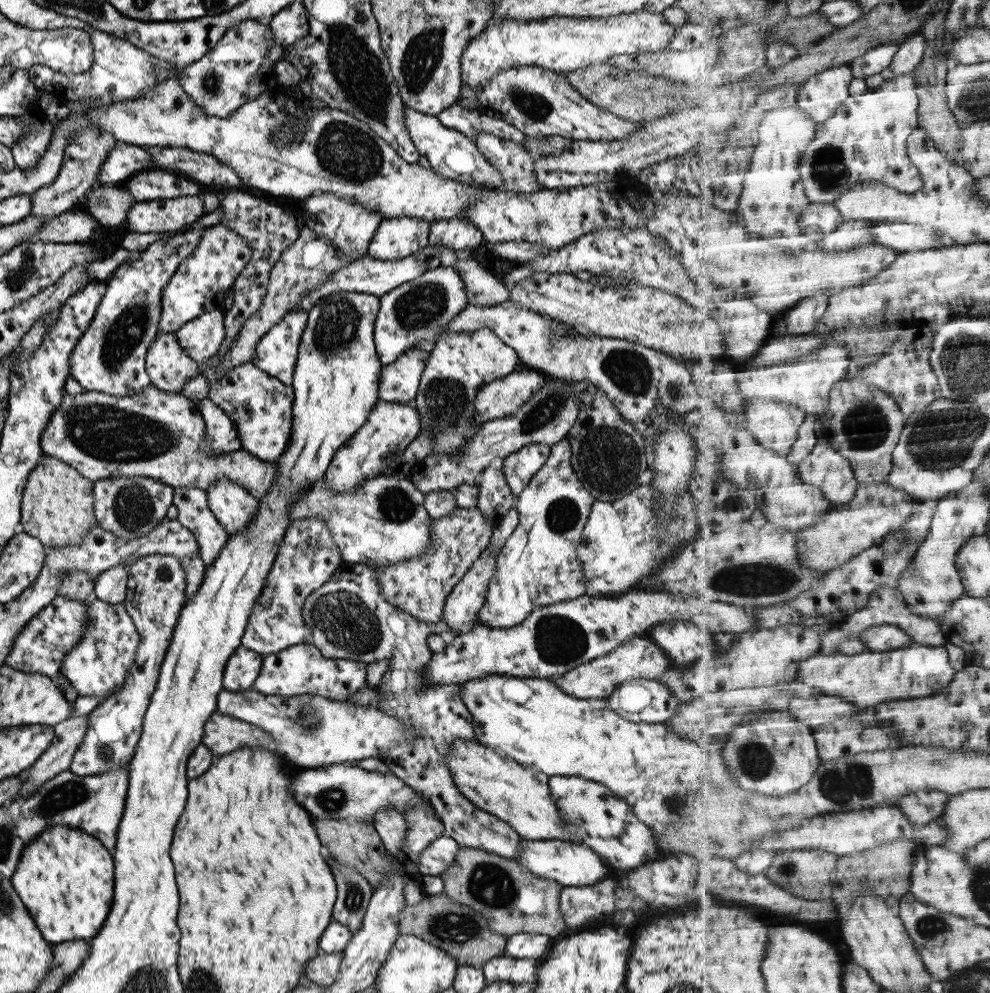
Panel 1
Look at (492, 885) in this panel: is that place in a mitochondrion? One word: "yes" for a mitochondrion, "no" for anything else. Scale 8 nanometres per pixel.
yes

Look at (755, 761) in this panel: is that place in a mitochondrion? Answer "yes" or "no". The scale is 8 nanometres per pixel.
yes

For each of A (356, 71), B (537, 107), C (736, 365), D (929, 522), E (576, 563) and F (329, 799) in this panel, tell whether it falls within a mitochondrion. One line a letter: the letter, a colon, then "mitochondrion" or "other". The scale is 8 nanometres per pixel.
A: mitochondrion
B: mitochondrion
C: other
D: other
E: other
F: mitochondrion

